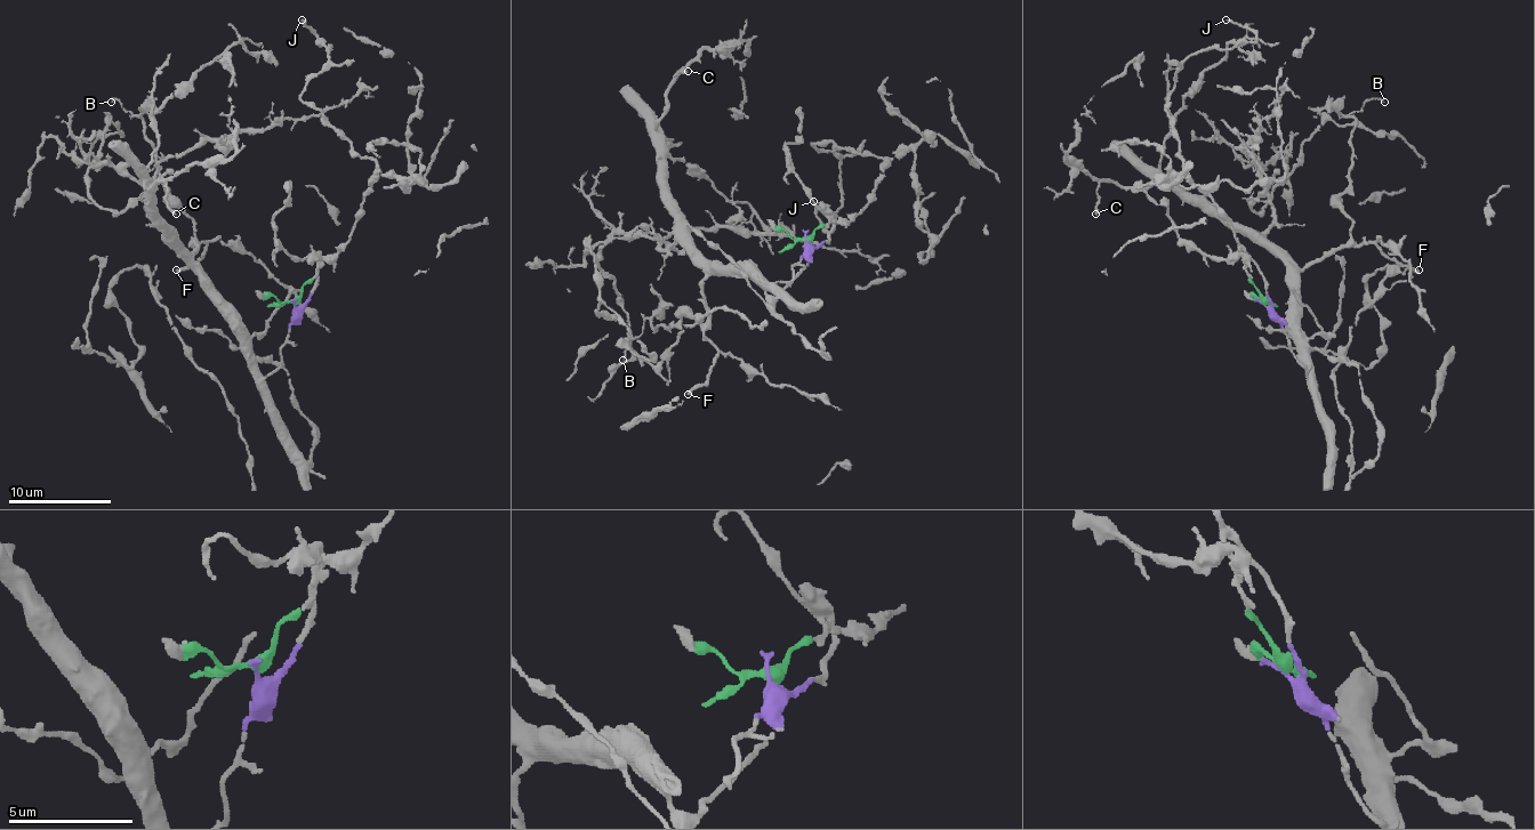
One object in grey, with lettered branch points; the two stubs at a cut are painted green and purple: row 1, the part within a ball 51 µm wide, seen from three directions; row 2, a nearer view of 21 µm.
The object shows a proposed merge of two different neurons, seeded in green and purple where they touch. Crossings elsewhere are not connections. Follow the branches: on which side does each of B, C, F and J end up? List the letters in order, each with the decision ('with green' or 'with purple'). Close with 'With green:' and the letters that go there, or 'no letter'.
B: with purple
C: with purple
F: with purple
J: with green
With green: J

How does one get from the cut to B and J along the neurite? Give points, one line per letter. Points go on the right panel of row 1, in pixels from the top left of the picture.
B: (1261, 304), (1308, 376), (1300, 273), (1351, 238), (1341, 199), (1353, 119), (1343, 117), (1372, 98), (1384, 102)
J: (1261, 301), (1246, 250), (1184, 168), (1166, 112), (1187, 57), (1254, 42), (1226, 19)

